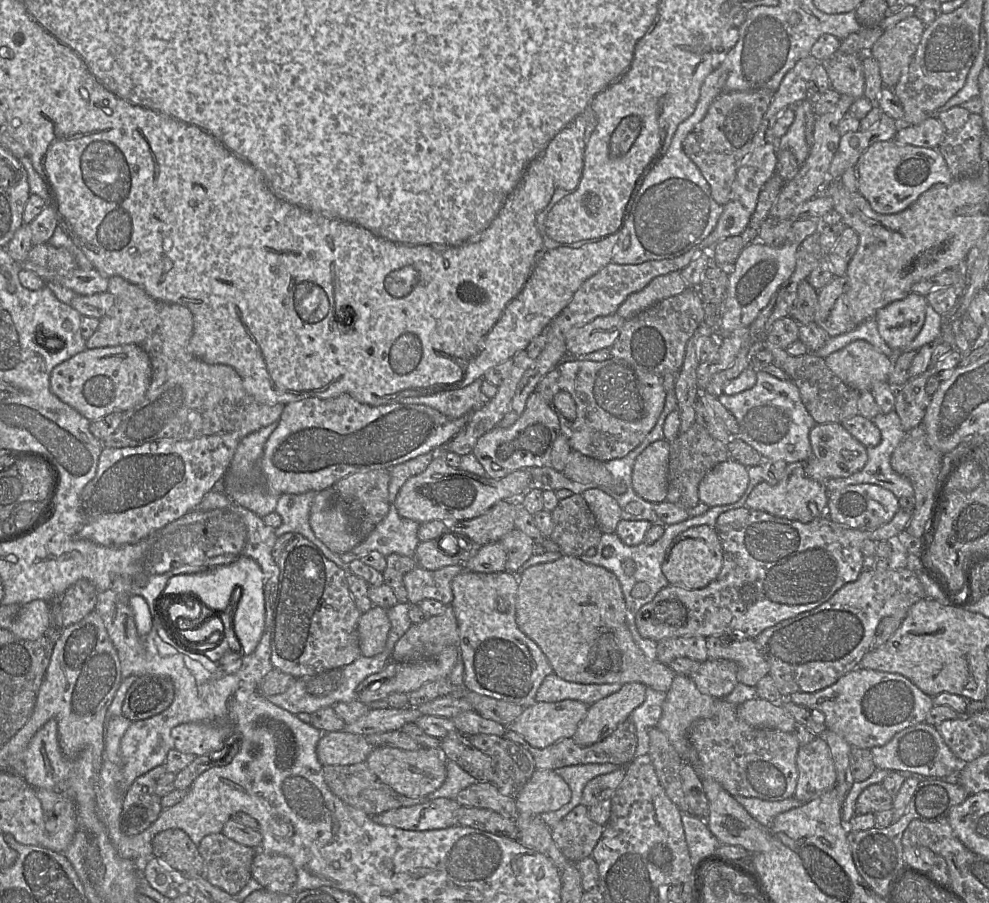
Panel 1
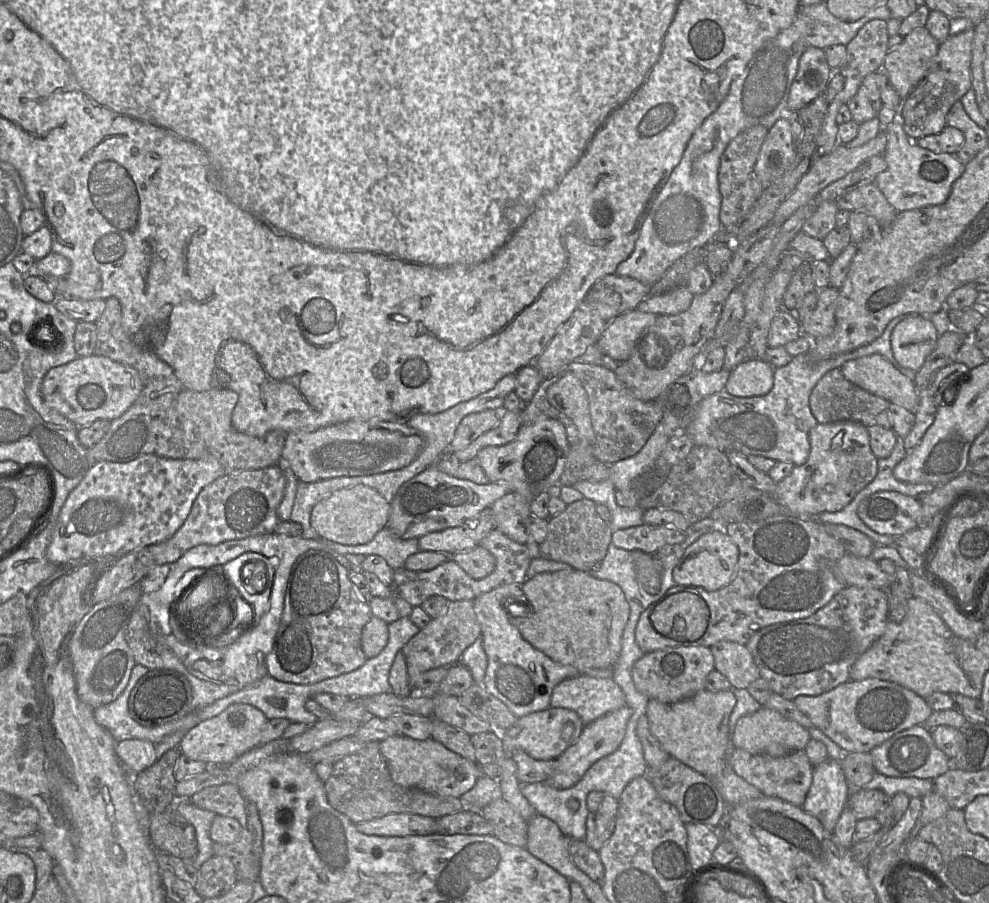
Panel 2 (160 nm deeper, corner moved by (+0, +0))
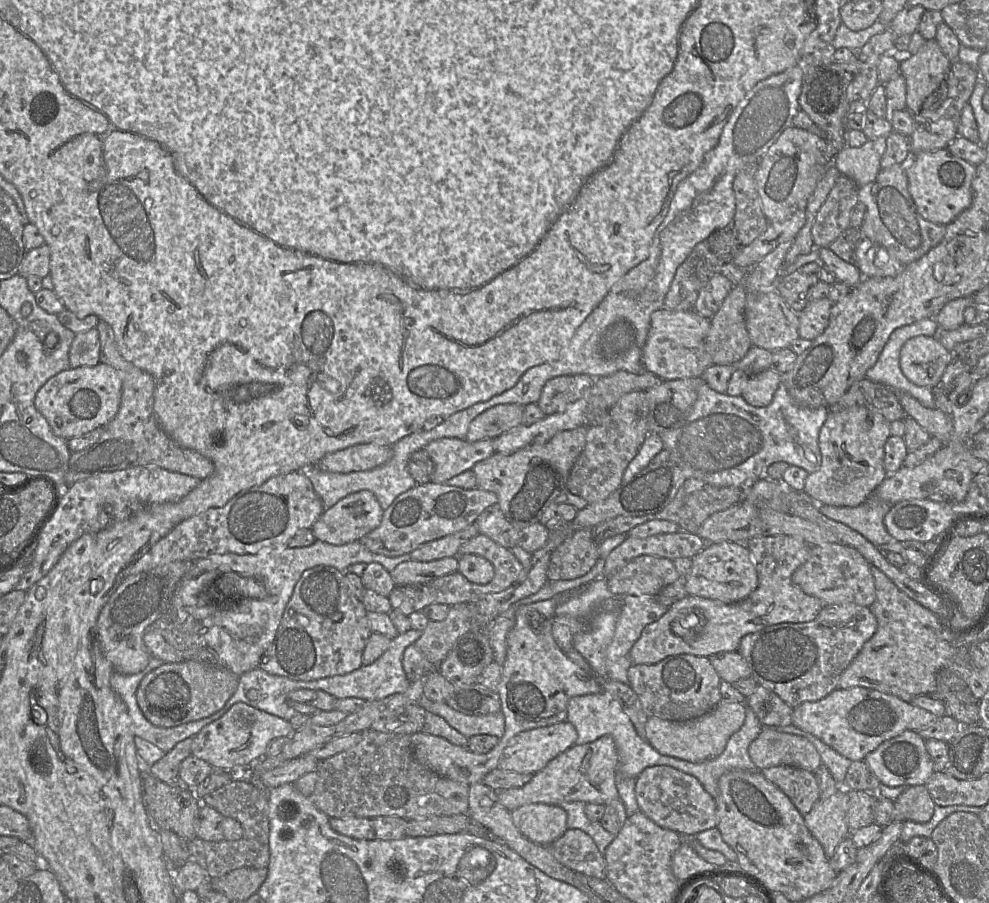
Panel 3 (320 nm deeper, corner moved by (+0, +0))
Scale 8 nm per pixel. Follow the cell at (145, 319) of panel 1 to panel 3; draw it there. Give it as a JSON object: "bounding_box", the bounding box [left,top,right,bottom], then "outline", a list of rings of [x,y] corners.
{"bounding_box":[64,320,215,487],"outline":[[[99,320],[96,329],[99,332],[100,339],[100,362],[113,367],[121,374],[121,403],[116,416],[103,427],[104,431],[96,443],[84,450],[71,453],[68,468],[64,475],[66,486],[70,487],[78,481],[82,481],[99,473],[114,472],[137,466],[158,466],[171,472],[178,472],[196,477],[199,480],[203,480],[212,475],[215,467],[210,459],[194,450],[181,447],[159,425],[153,410],[155,390],[155,381],[153,377],[123,358],[118,350],[113,329],[108,323]]]}

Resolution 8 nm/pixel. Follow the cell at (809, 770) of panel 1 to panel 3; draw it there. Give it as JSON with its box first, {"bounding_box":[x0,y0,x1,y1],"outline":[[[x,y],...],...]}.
{"bounding_box":[803,783,852,859],"outline":[[[837,783],[838,791],[834,795],[819,799],[811,811],[803,815],[806,826],[829,859],[840,842],[852,833],[847,824],[848,788],[841,785]]]}

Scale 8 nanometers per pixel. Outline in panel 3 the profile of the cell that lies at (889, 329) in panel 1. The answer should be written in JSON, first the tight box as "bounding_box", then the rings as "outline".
{"bounding_box":[900,336,949,388],"outline":[[[933,336],[907,340],[900,351],[900,368],[918,386],[933,388],[942,378],[949,362],[949,351]]]}

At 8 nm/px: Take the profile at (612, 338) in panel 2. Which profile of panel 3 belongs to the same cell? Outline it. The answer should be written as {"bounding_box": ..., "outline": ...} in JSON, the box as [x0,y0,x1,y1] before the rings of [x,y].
{"bounding_box":[642,310,713,380],"outline":[[[656,310],[651,316],[647,341],[643,348],[642,362],[645,369],[662,380],[702,377],[713,359],[705,348],[705,339],[711,327],[710,319],[695,310]]]}

